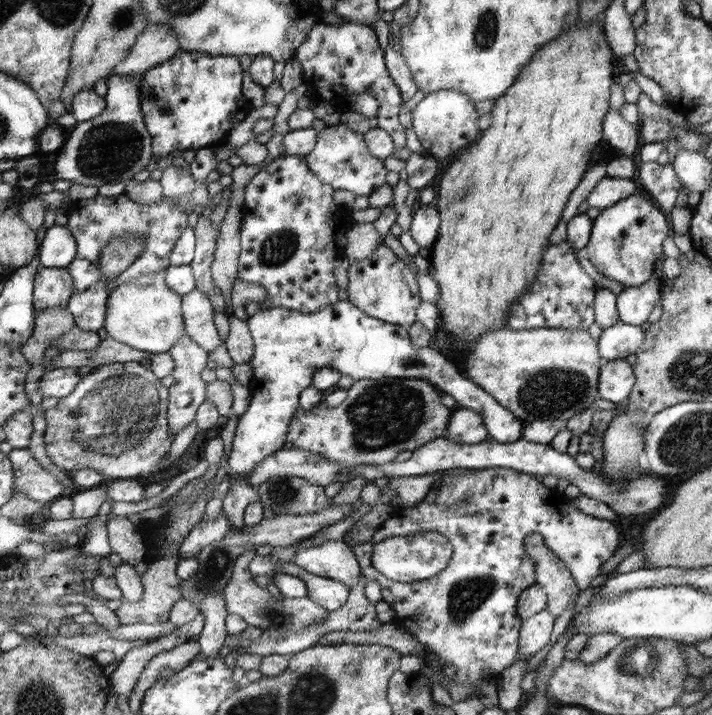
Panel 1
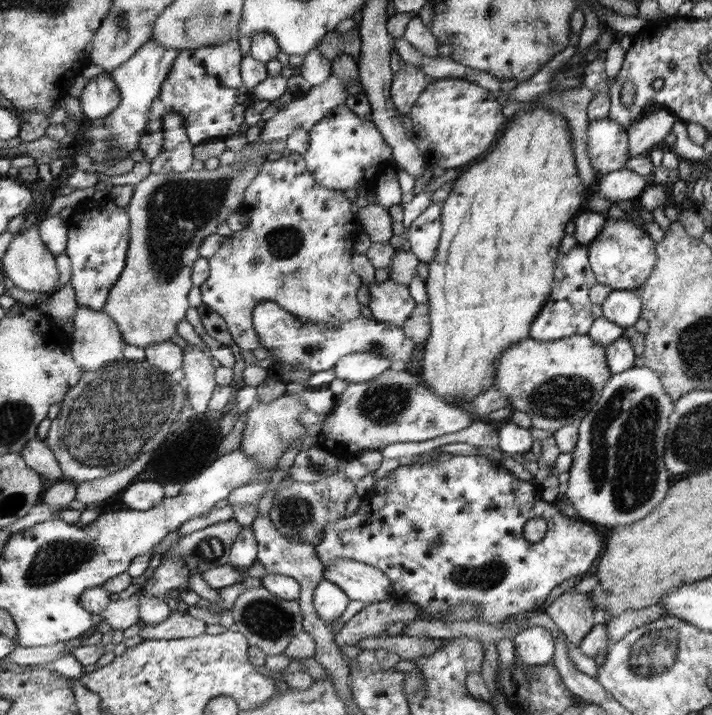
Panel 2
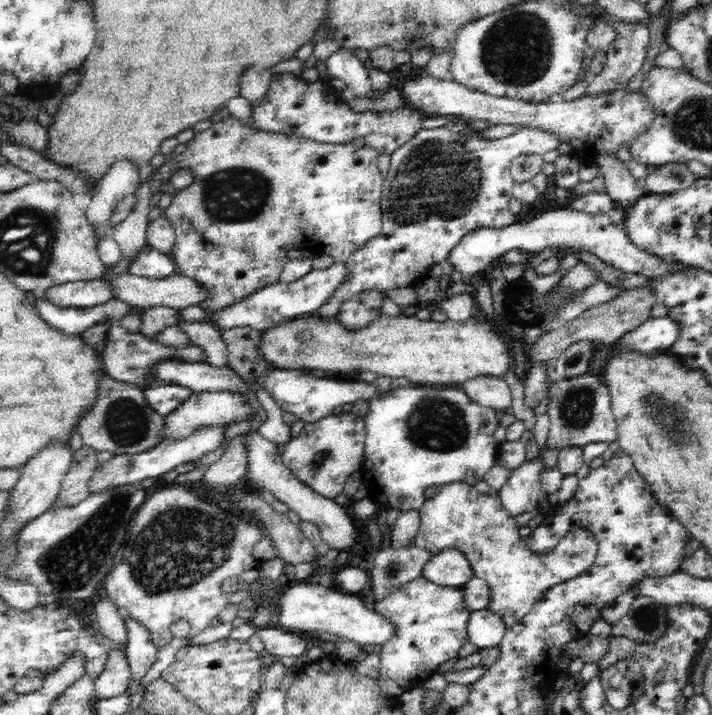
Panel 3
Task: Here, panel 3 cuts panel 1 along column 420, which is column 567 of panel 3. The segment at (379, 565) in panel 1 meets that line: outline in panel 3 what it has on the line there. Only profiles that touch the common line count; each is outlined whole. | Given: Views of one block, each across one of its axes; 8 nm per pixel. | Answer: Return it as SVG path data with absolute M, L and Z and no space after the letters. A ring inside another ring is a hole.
M450 482L439 486L437 493L426 499L417 510L420 513L420 526L414 542L418 547L428 550L430 554L438 554L440 550L454 547L461 550L468 559L473 570L473 576L484 579L490 587L488 610L500 614L507 627L518 624L533 607L536 598L540 597L550 587L561 582L576 579L586 572L597 556L598 541L594 535L583 528L574 527L558 544L547 553L535 553L526 545L526 539L518 533L519 524L508 515L501 498L497 494L482 494L475 485L465 482Z

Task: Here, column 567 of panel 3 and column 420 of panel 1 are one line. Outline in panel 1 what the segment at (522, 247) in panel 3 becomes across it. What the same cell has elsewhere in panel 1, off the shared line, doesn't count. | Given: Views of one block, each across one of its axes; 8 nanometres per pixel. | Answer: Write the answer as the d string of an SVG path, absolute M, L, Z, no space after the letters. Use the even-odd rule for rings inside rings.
M421 205L412 216L410 235L420 247L431 248L437 240L441 223L439 211L432 205Z

